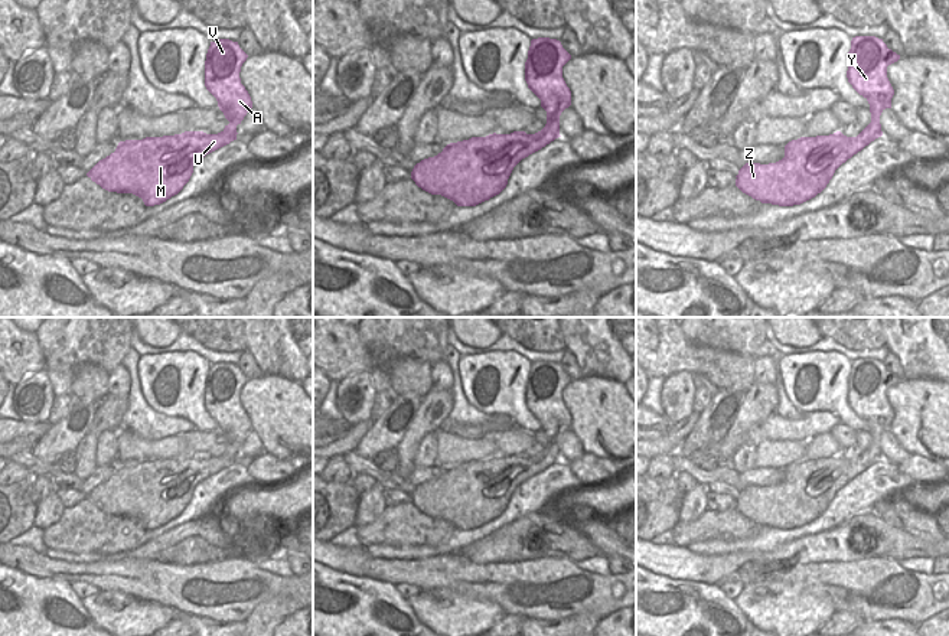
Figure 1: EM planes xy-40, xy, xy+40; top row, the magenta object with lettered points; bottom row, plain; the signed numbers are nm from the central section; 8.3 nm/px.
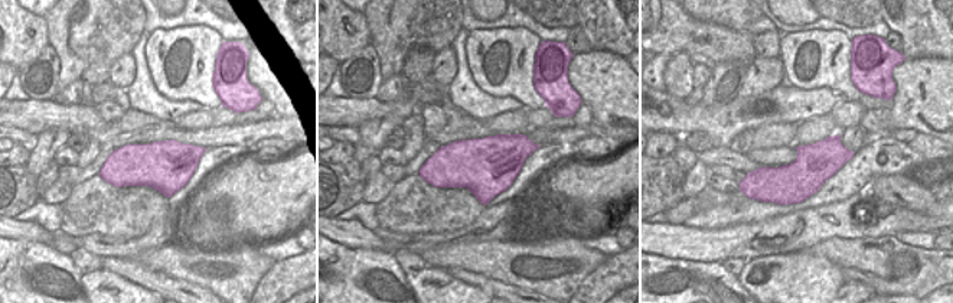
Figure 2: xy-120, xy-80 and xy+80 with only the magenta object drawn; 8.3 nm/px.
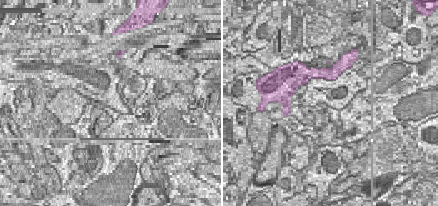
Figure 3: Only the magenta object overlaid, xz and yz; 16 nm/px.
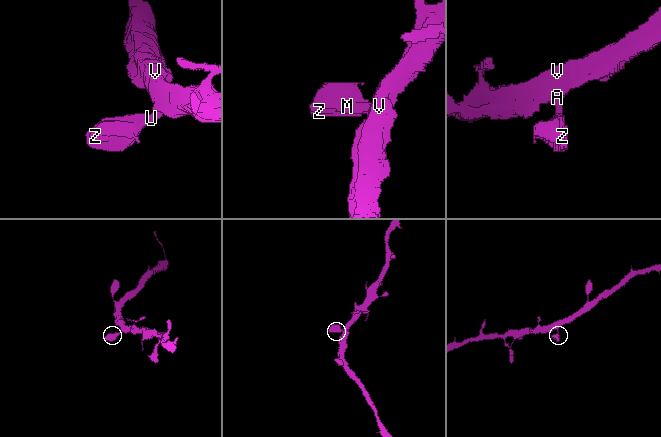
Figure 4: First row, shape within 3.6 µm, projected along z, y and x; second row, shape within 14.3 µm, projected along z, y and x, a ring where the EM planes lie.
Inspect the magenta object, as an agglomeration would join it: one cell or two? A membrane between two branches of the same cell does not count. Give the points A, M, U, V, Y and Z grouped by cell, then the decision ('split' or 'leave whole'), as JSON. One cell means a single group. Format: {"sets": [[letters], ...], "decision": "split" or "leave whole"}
{"sets": [["A", "M", "U", "V", "Y", "Z"]], "decision": "leave whole"}

